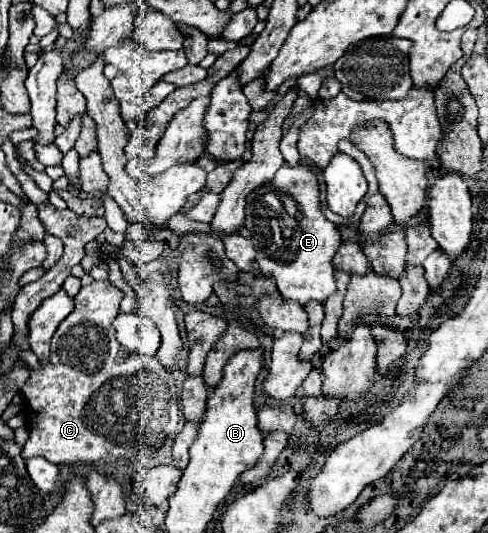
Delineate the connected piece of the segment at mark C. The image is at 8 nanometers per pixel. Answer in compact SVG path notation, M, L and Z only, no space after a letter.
M93 282L89 286L83 286L79 290L79 294L75 296L75 310L73 314L69 314L69 318L65 318L65 322L61 322L61 326L57 328L57 332L51 338L51 356L49 356L49 366L41 366L39 370L31 370L29 380L25 382L25 386L21 388L23 396L25 396L25 406L27 406L27 428L29 428L29 440L23 446L23 458L35 458L35 456L43 456L53 464L87 464L91 468L101 468L105 474L115 474L117 466L135 466L135 464L145 464L147 468L151 468L157 450L165 444L167 436L173 434L177 430L179 424L179 402L177 402L177 394L175 394L175 380L171 376L171 372L167 372L161 362L157 358L151 356L139 356L139 354L129 354L129 350L125 350L117 338L115 338L115 330L111 326L113 318L117 318L119 314L119 304L123 300L123 292L117 290L115 286L107 284L107 282Z

